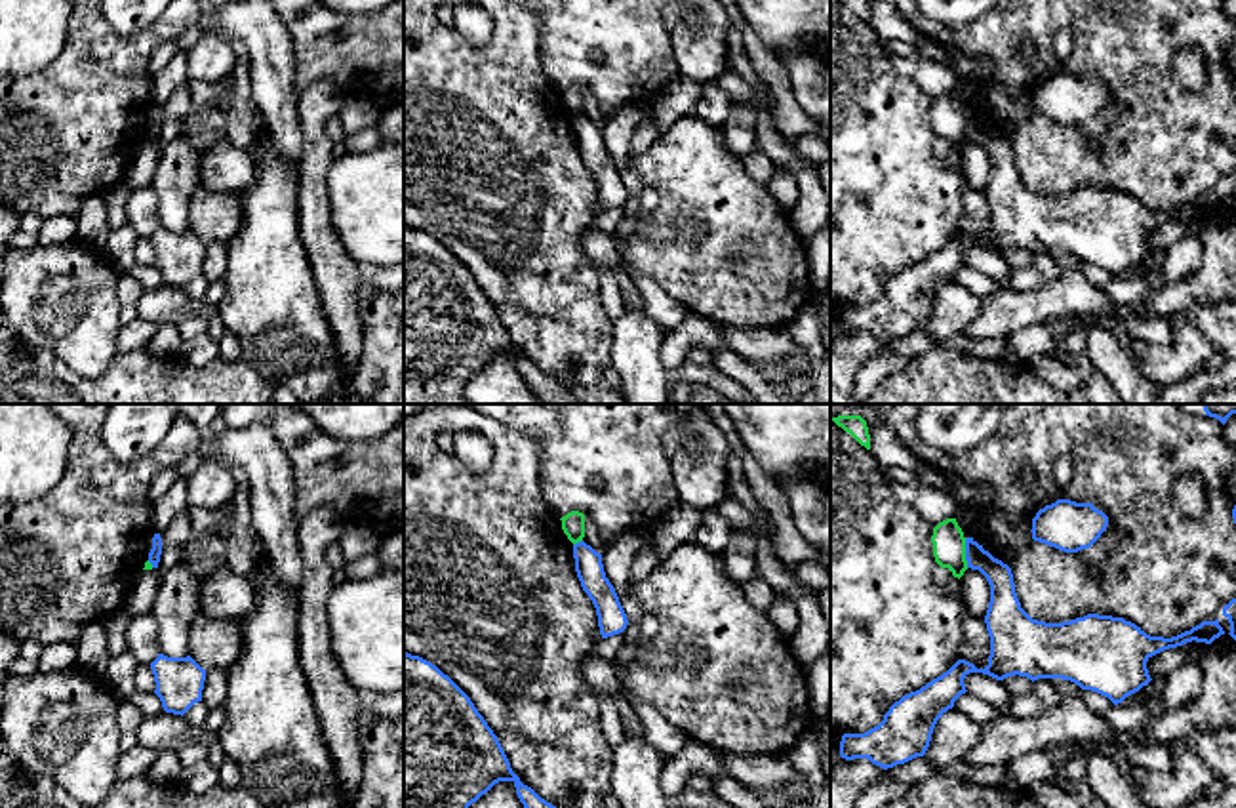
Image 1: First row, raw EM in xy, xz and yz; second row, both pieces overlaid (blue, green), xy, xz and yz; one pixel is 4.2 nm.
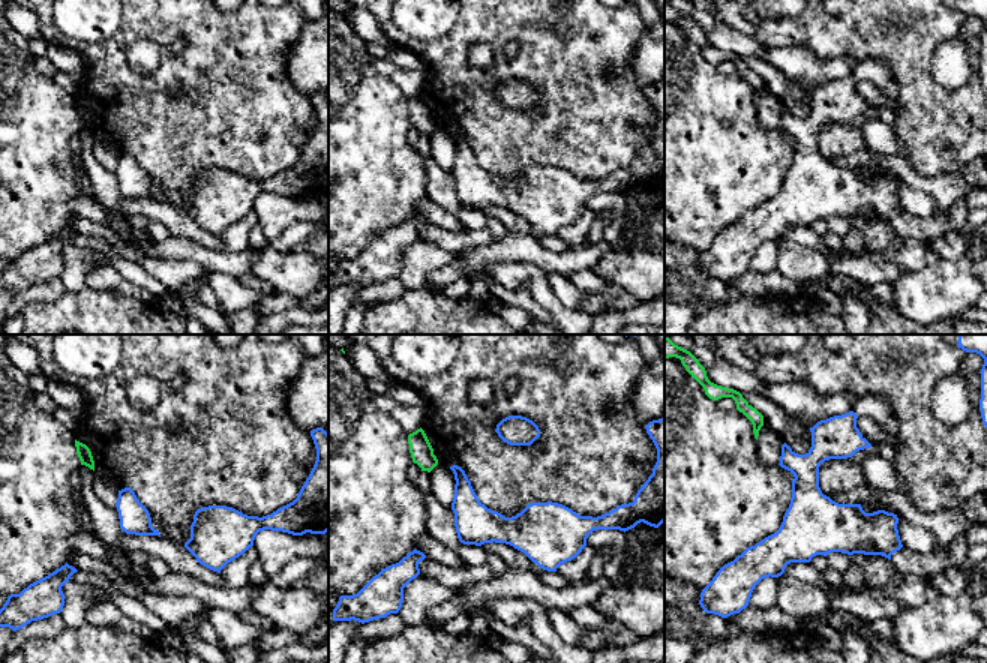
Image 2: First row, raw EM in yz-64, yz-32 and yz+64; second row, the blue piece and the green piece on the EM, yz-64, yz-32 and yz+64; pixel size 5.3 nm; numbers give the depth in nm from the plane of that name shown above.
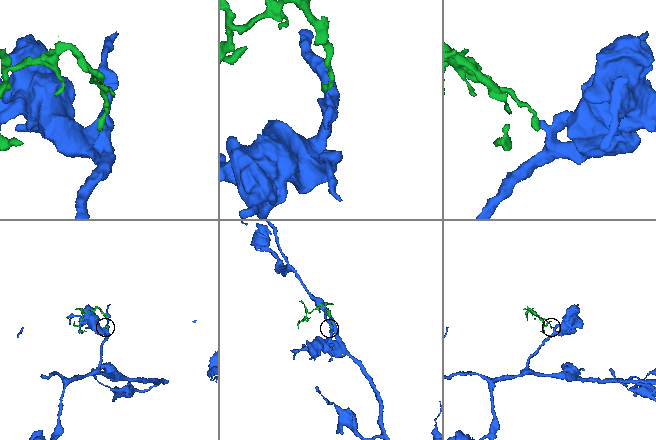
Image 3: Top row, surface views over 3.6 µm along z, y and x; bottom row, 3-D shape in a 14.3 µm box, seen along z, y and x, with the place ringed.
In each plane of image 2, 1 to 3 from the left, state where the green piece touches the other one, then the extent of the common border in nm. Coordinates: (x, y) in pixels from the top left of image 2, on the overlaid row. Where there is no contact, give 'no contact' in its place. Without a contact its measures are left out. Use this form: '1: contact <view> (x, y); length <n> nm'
1: no contact
2: no contact
3: no contact

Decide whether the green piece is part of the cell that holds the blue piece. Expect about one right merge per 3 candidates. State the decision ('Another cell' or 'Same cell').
Another cell

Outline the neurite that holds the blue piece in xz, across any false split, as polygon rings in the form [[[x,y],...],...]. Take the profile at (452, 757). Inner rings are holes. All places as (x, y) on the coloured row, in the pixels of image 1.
[[[404,652],[404,808],[468,808],[495,783],[512,781],[524,808],[556,808],[524,785],[470,697],[436,665]]]

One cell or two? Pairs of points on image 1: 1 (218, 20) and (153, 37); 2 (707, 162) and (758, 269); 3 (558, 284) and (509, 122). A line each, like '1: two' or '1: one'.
1: two
2: one
3: one

